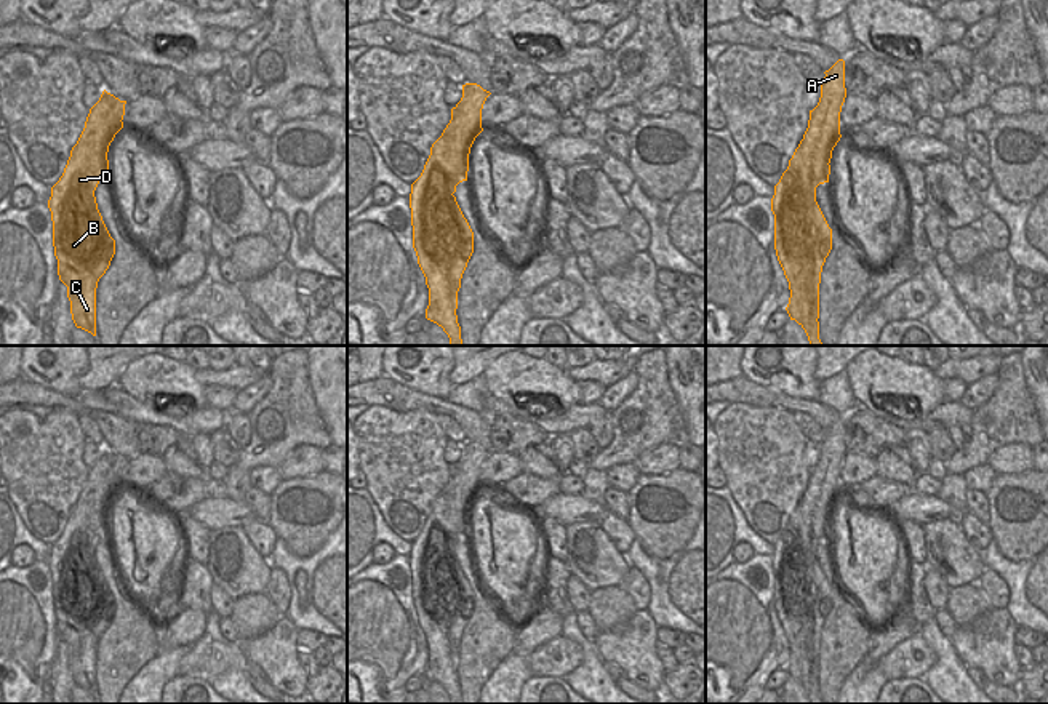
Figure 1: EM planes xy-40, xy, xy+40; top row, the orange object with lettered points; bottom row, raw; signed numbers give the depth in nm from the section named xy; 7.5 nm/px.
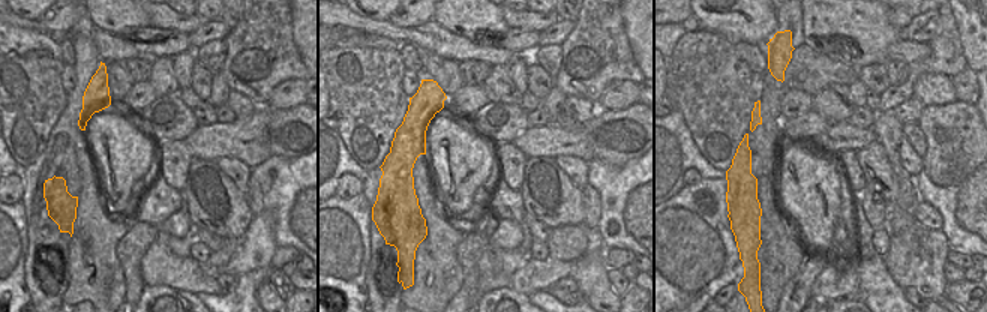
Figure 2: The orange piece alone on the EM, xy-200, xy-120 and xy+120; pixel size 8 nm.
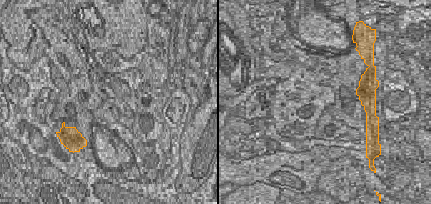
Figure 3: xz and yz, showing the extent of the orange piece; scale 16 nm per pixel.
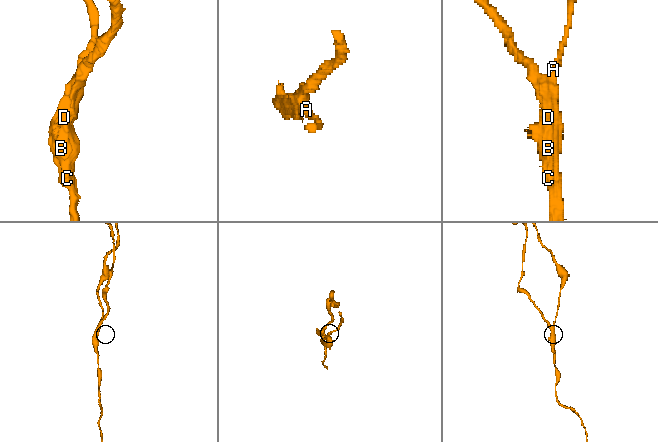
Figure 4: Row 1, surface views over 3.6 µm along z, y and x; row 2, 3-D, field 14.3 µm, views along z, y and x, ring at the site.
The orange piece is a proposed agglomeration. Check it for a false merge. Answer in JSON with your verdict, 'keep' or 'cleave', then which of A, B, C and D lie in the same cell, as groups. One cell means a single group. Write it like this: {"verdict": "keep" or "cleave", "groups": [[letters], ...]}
{"verdict": "cleave", "groups": [["A"], ["B", "C", "D"]]}

